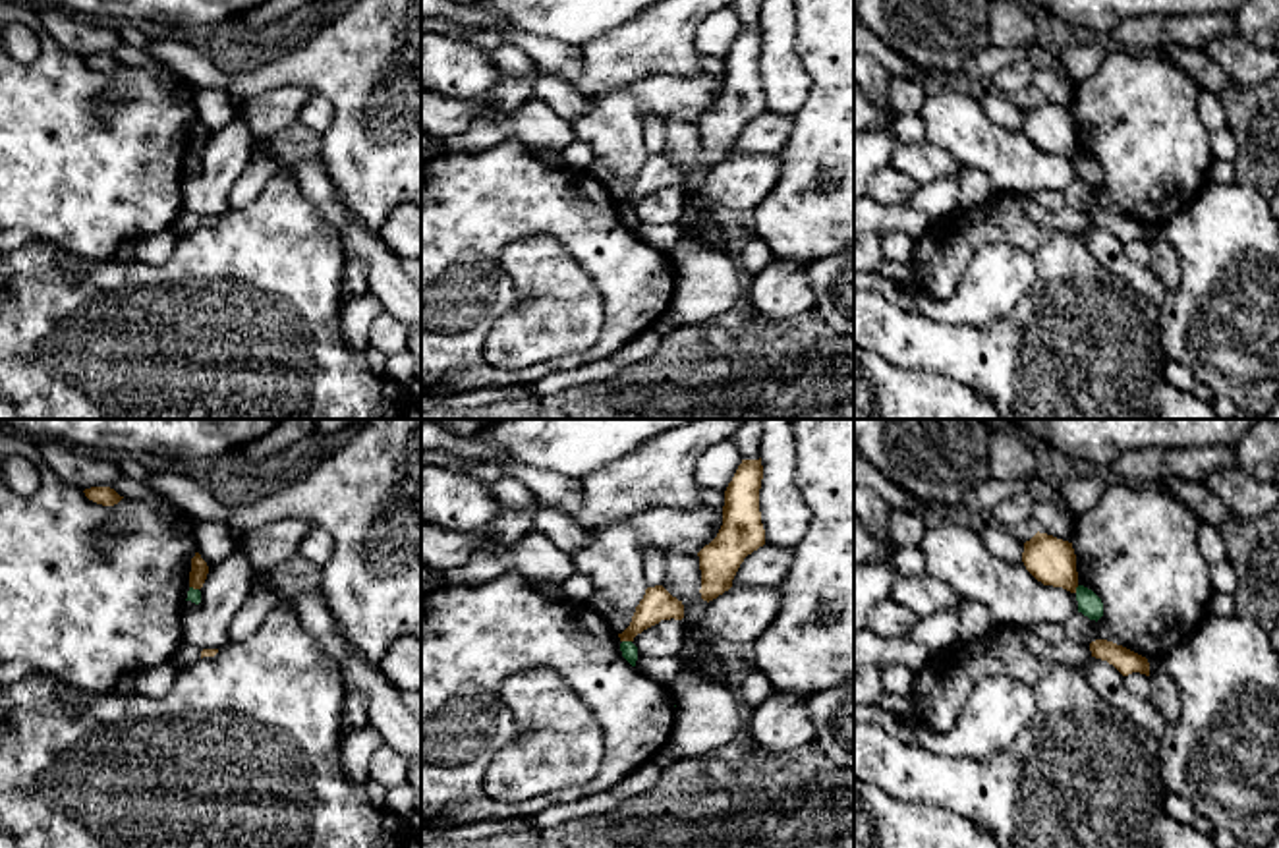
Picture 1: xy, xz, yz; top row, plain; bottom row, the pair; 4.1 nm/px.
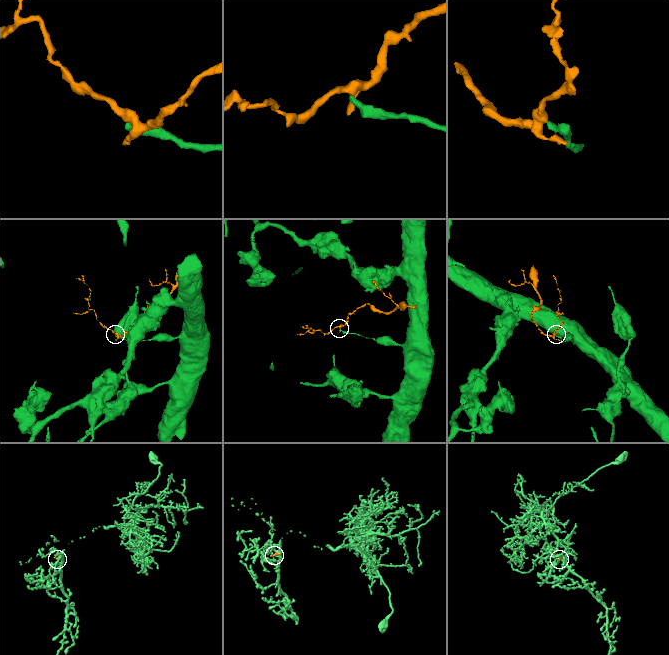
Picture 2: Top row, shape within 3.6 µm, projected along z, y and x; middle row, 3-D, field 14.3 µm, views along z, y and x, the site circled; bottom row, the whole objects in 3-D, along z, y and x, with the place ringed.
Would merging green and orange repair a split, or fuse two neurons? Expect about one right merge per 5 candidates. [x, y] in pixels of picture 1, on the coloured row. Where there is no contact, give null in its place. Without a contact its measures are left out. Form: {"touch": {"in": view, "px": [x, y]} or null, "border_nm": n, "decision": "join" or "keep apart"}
{"touch": {"in": "xz", "px": [626, 642]}, "border_nm": 40, "decision": "keep apart"}

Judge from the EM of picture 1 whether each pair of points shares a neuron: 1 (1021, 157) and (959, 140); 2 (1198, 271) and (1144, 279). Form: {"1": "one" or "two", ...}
{"1": "one", "2": "two"}

